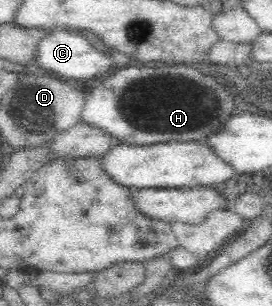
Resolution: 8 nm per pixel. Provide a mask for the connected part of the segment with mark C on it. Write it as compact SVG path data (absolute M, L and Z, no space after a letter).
M51 30L47 36L43 36L39 40L39 44L36 45L36 58L32 66L45 68L55 77L63 76L63 78L73 78L73 80L87 80L97 74L113 70L111 55L94 48L83 35L65 32L65 30Z

